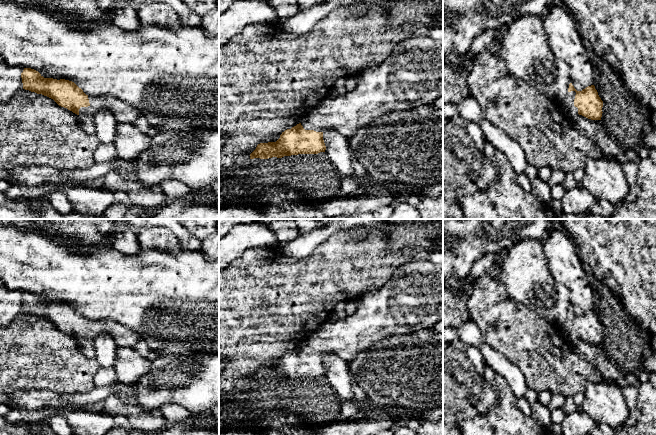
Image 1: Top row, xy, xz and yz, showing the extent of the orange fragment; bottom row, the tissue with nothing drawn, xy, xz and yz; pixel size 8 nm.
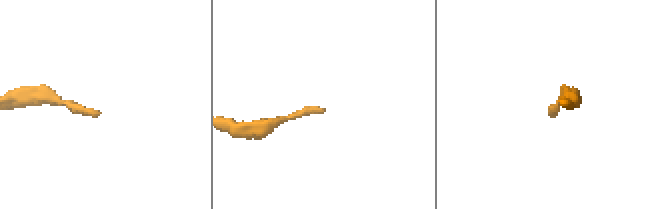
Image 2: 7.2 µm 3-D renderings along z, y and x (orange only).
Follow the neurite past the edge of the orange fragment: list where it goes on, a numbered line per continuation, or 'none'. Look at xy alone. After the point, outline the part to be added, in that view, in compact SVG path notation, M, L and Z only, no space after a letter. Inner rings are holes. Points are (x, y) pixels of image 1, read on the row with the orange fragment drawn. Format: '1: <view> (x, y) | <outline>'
1: xy (123, 113) | M86 95L88 96L90 105L88 107L81 107L79 109L79 114L86 114L94 117L101 110L109 110L117 123L131 124L134 124L139 117L143 116L139 110L111 95Z

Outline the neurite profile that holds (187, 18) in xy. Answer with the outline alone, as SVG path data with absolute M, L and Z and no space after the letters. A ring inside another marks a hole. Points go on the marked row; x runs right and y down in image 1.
M122 0L123 3L139 7L143 4L153 4L155 2L164 2L170 5L177 13L180 19L180 25L185 27L201 27L202 17L190 11L181 0Z

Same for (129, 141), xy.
M117 123L113 144L119 159L134 161L151 143L152 138L134 124Z

